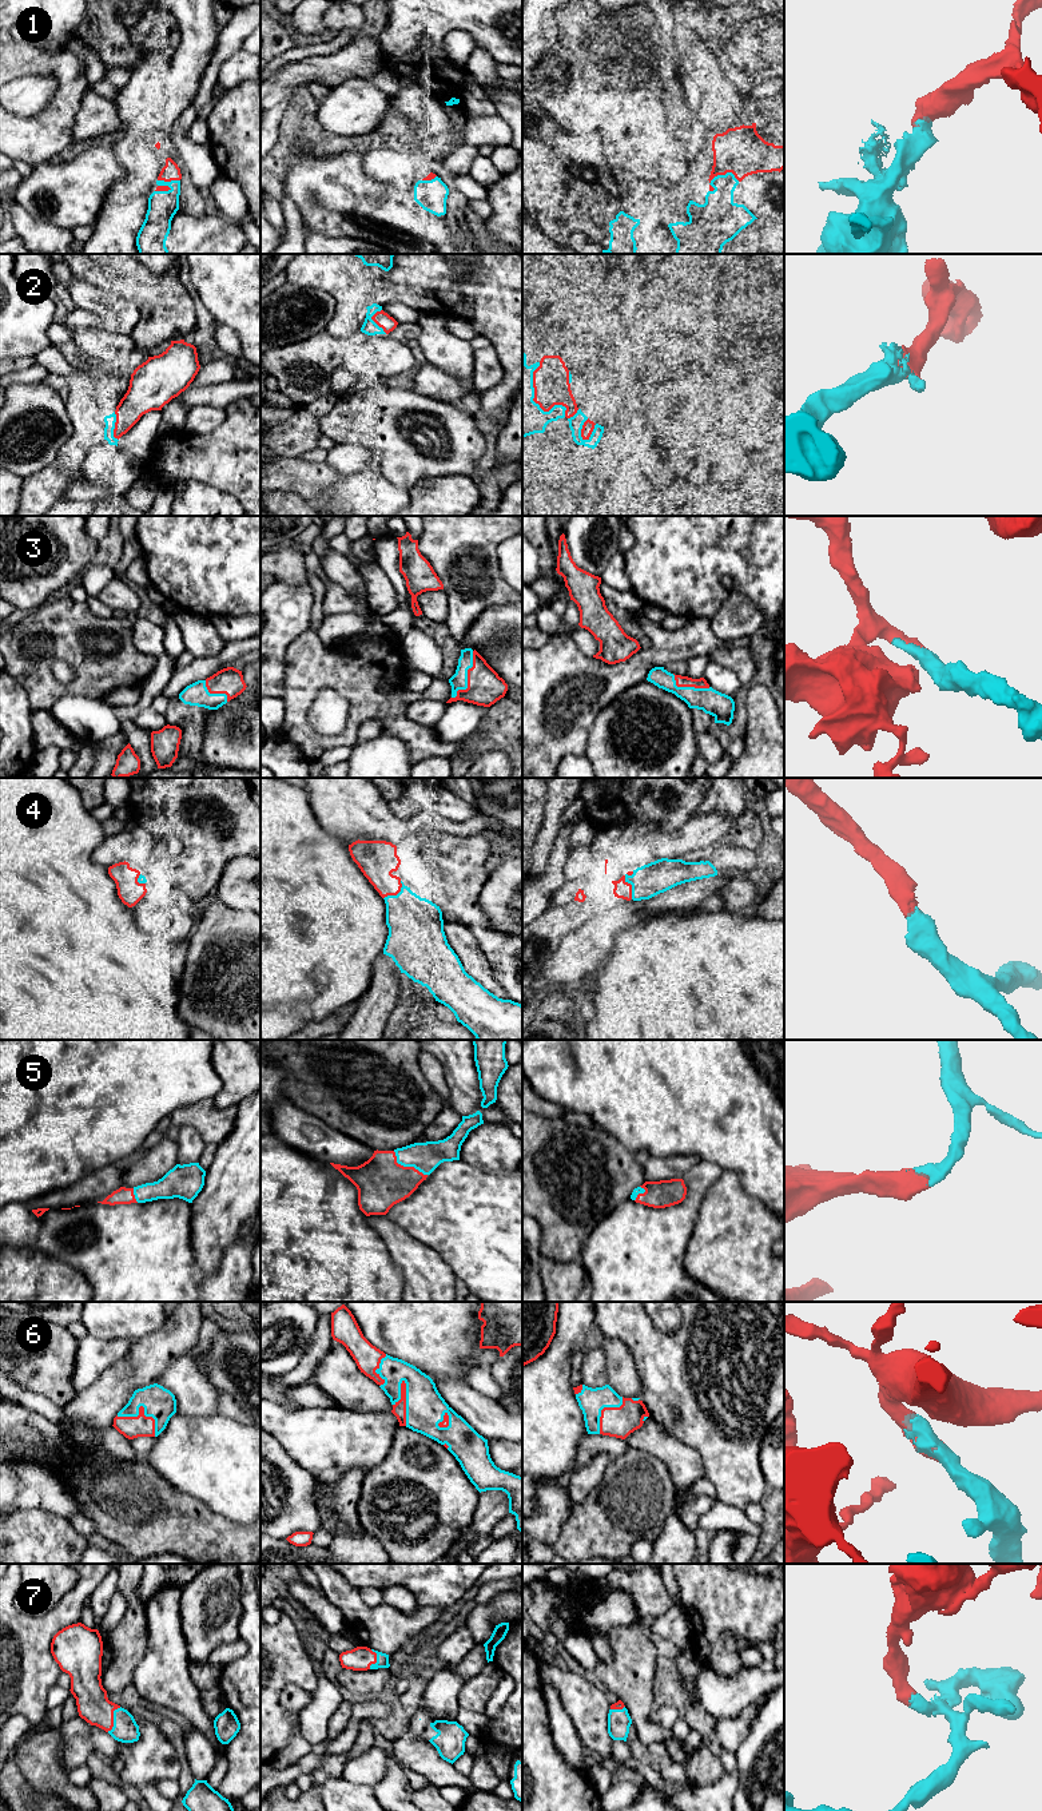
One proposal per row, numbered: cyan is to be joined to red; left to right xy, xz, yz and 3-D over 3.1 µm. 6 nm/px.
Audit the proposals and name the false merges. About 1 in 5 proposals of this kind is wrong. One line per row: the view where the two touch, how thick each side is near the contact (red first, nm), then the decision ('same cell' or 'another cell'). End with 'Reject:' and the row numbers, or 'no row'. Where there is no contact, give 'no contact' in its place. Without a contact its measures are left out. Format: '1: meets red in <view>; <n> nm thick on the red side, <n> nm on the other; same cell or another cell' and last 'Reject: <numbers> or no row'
1: meets red in yz; 280 nm thick on the red side, 240 nm on the other; same cell
2: meets red in yz; 70 nm thick on the red side, 90 nm on the other; same cell
3: meets red in xz; 220 nm thick on the red side, 100 nm on the other; same cell
4: meets red in yz; 100 nm thick on the red side, 190 nm on the other; same cell
5: meets red in xz; 300 nm thick on the red side, 180 nm on the other; same cell
6: meets red in xz; 80 nm thick on the red side, 240 nm on the other; same cell
7: meets red in xy; 190 nm thick on the red side, 150 nm on the other; same cell
Reject: no row

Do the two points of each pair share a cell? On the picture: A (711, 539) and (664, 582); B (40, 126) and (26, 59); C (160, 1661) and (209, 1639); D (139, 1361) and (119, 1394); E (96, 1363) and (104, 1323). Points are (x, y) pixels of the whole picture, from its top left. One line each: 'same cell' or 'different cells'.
A: same cell
B: same cell
C: different cells
D: same cell
E: different cells

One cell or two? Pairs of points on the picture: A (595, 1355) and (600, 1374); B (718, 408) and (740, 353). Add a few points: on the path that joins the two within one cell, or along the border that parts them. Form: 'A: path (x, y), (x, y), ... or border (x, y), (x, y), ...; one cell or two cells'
A: path (595, 1359), (596, 1370); one cell
B: border (712, 374), (719, 382), (732, 389); two cells

